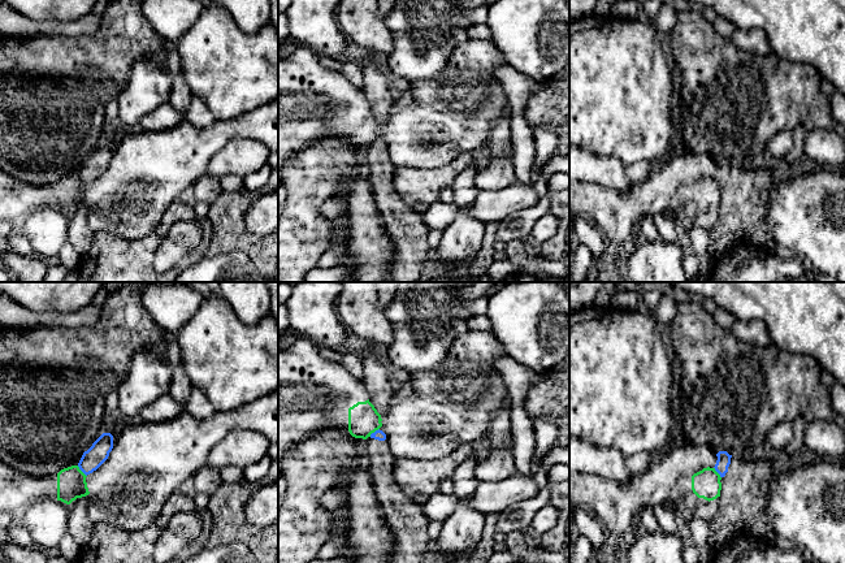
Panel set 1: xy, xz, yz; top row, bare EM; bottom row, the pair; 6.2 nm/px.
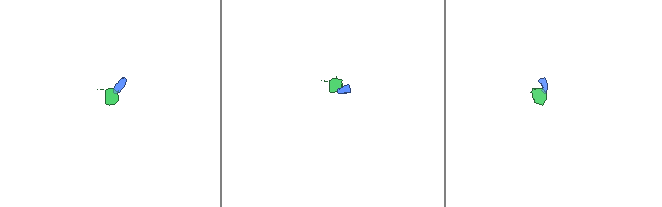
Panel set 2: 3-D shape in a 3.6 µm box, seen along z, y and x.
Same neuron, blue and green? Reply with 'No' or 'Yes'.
No

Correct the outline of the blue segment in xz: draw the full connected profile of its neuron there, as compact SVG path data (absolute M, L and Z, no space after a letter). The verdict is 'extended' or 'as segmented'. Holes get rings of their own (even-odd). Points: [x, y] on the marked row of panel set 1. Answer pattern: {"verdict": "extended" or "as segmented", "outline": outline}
{"verdict": "extended", "outline": "M376 430L364 441L365 464L372 476L373 489L382 508L386 521L395 537L395 549L391 563L424 563L433 549L428 534L430 523L425 507L407 495L394 480L394 464L396 458L391 454L386 434Z"}

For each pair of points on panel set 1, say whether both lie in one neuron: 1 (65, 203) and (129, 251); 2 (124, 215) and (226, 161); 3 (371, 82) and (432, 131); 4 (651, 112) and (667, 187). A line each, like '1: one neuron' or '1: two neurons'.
1: two neurons
2: two neurons
3: two neurons
4: two neurons

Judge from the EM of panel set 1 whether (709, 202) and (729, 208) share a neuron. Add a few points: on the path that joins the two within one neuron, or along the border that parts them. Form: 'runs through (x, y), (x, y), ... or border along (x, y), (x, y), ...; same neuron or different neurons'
border along (722, 191), (718, 220), (709, 232); different neurons

